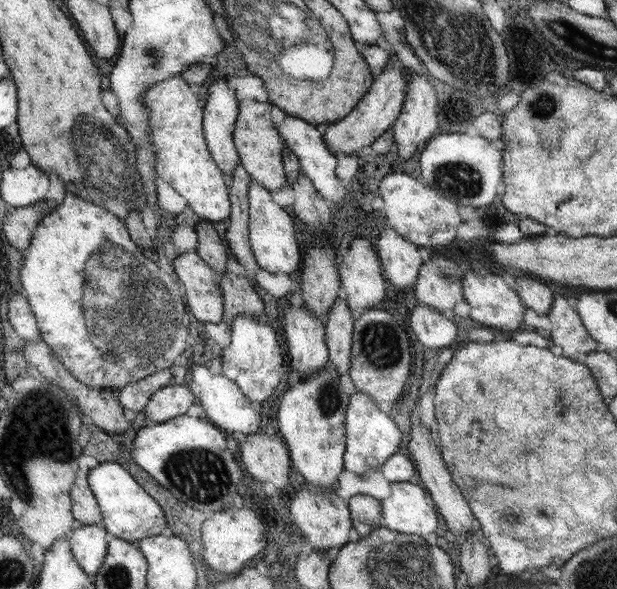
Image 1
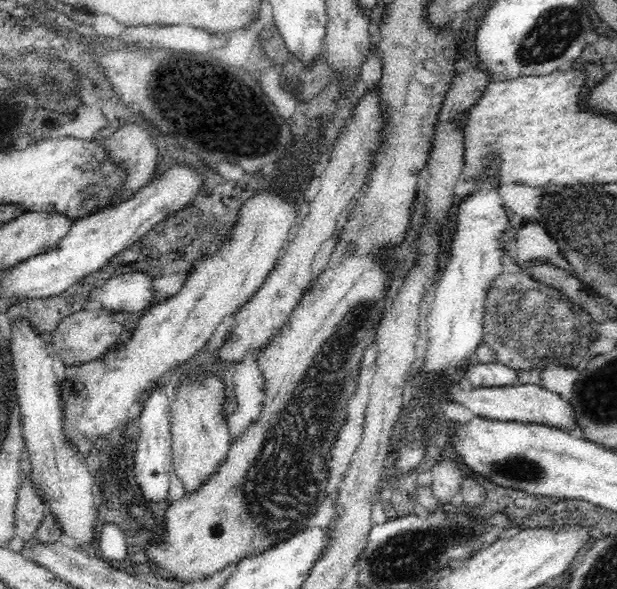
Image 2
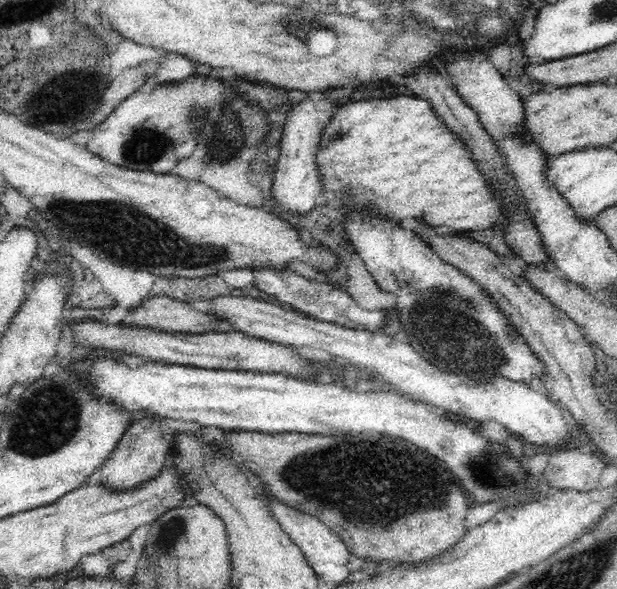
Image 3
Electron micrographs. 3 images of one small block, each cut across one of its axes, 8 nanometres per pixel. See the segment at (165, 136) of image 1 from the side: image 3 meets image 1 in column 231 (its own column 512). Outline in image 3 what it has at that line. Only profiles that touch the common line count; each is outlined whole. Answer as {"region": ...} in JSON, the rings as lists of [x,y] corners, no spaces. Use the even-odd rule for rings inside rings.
{"region":[[[396,96],[388,100],[350,102],[336,110],[334,118],[324,129],[316,152],[318,175],[322,181],[321,192],[329,193],[329,197],[323,197],[322,201],[339,207],[345,204],[345,189],[350,189],[354,193],[355,205],[359,208],[376,204],[383,213],[390,214],[396,220],[412,217],[447,232],[455,229],[460,232],[486,230],[495,220],[508,219],[515,214],[518,202],[506,196],[506,182],[494,169],[479,168],[467,142],[459,140],[432,109],[431,102],[423,97]]]}

